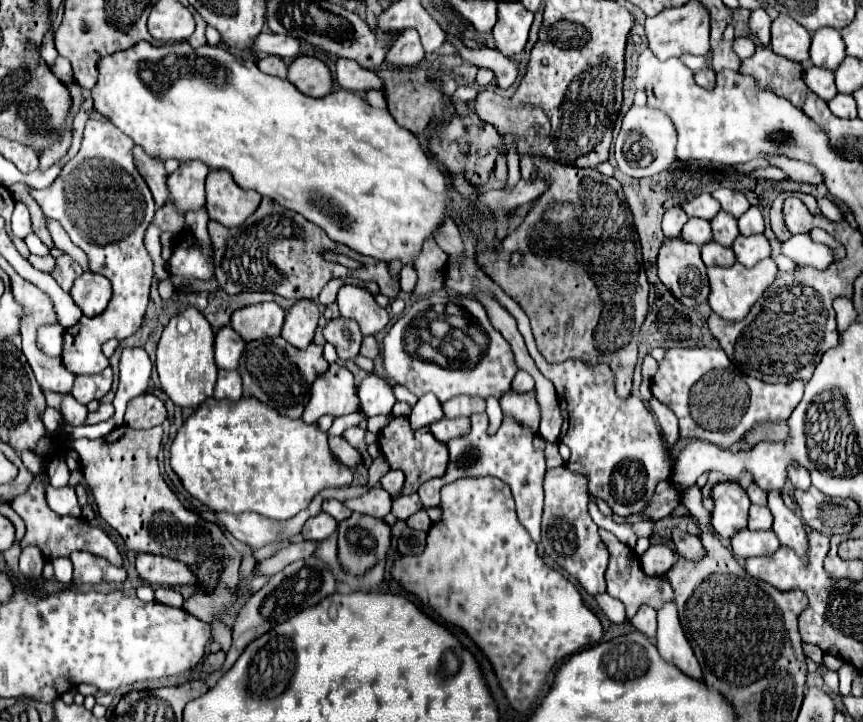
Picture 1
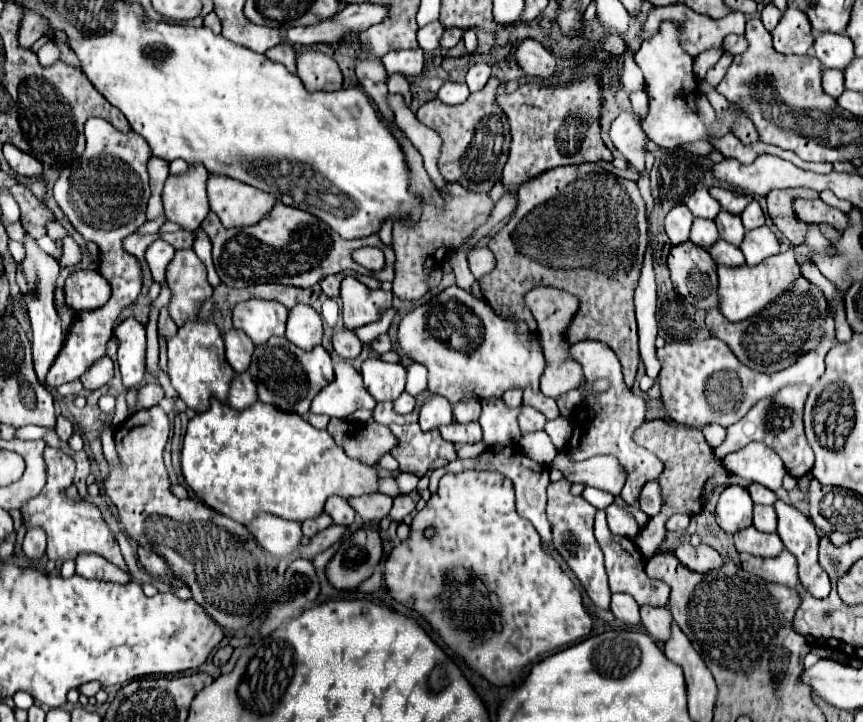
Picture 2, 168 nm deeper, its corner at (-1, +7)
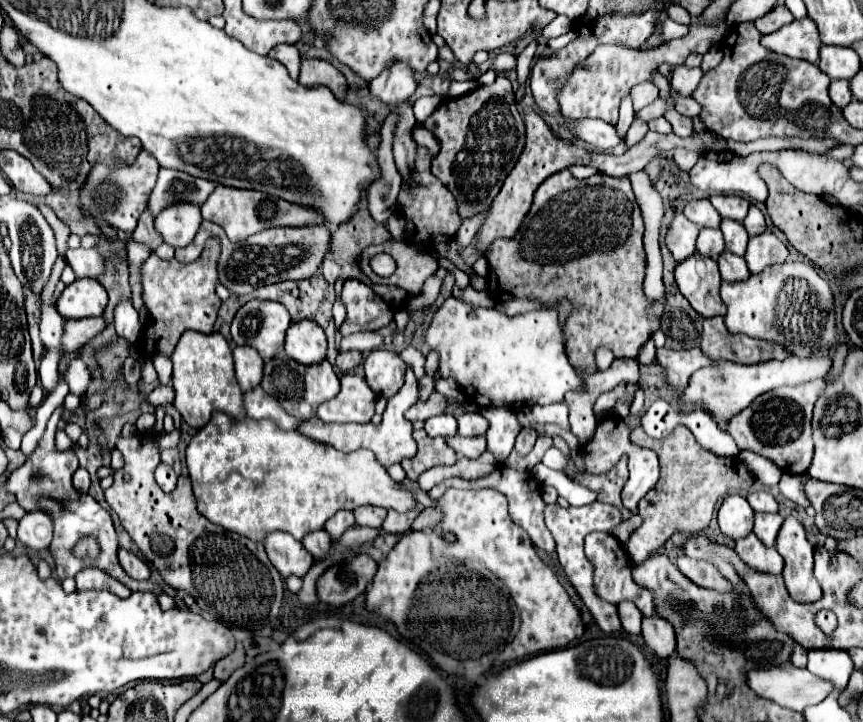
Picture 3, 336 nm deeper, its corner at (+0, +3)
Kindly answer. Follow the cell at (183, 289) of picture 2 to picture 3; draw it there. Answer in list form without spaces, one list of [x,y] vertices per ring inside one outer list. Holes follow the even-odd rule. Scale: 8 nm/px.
[[[209,239],[206,248],[197,261],[193,263],[181,263],[177,259],[163,261],[157,255],[151,255],[141,265],[141,285],[143,285],[143,301],[149,307],[151,319],[145,337],[143,337],[143,351],[155,353],[161,351],[165,355],[171,355],[175,349],[179,337],[183,331],[193,329],[201,333],[209,333],[213,329],[213,323],[217,319],[217,311],[221,305],[221,299],[215,293],[217,285],[217,265],[220,255],[220,241]]]

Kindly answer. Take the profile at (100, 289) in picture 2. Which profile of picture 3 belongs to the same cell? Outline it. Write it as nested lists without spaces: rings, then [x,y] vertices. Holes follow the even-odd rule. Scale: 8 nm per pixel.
[[[75,279],[57,299],[57,309],[65,319],[101,317],[107,307],[107,291],[97,279]]]

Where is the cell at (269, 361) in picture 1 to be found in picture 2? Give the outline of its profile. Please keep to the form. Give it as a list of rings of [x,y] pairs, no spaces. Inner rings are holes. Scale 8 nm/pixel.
[[[274,337],[266,345],[256,347],[250,365],[250,375],[258,385],[258,397],[262,403],[270,403],[282,411],[298,415],[306,415],[318,391],[330,381],[334,381],[332,359],[324,347],[302,351],[296,345],[290,345],[286,337]]]

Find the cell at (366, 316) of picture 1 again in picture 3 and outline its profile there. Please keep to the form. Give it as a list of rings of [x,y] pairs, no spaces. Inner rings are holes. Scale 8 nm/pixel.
[[[355,279],[345,281],[341,301],[347,309],[347,317],[339,329],[341,335],[351,335],[357,331],[377,331],[393,321],[393,309],[379,295],[375,295],[371,287]]]

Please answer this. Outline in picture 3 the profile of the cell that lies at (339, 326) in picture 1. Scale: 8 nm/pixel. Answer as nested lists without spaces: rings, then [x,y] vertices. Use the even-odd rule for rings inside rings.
[[[345,351],[345,353],[337,355],[337,367],[343,373],[351,371],[355,365],[359,365],[359,361],[361,361],[361,353],[359,351]]]

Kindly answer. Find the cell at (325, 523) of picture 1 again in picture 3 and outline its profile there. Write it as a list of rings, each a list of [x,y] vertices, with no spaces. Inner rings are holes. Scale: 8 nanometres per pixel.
[[[319,529],[319,531],[313,531],[313,533],[309,533],[309,535],[305,535],[303,537],[303,547],[313,555],[313,557],[323,557],[327,551],[329,551],[329,547],[331,547],[331,537],[329,537],[329,533],[325,531],[325,529]]]

